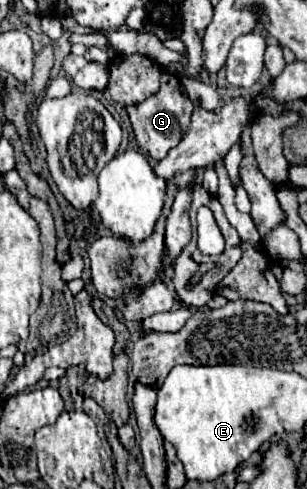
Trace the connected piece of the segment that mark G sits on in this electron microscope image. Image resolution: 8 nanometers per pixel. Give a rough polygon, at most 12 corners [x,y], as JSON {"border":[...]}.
{"border":[[179,77],[127,107],[139,147],[159,161],[189,131]]}

